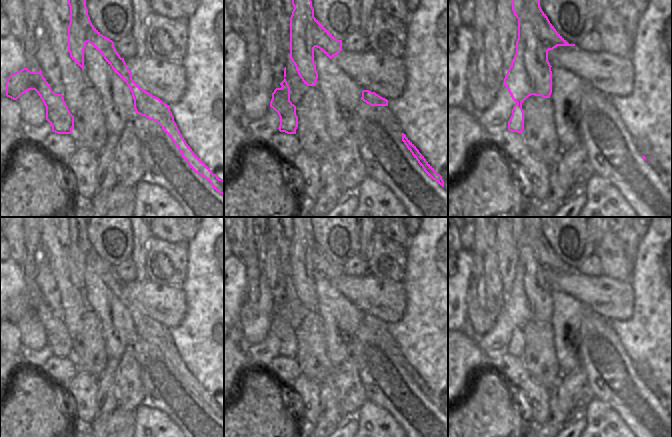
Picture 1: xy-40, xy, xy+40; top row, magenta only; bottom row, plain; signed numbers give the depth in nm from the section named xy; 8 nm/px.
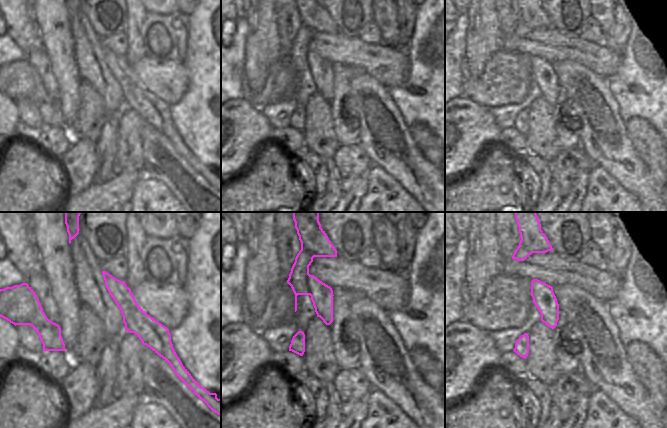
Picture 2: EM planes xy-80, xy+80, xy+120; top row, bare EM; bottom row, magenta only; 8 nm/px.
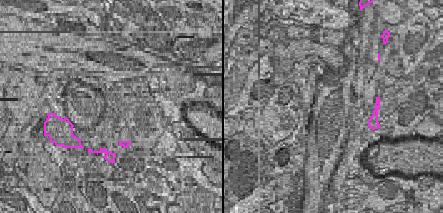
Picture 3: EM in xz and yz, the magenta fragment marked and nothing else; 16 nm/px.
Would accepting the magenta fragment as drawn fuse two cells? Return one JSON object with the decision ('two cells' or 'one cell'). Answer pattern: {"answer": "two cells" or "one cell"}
{"answer": "two cells"}

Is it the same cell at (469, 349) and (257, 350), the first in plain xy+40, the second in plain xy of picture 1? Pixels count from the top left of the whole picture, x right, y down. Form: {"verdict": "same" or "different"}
{"verdict": "different"}

